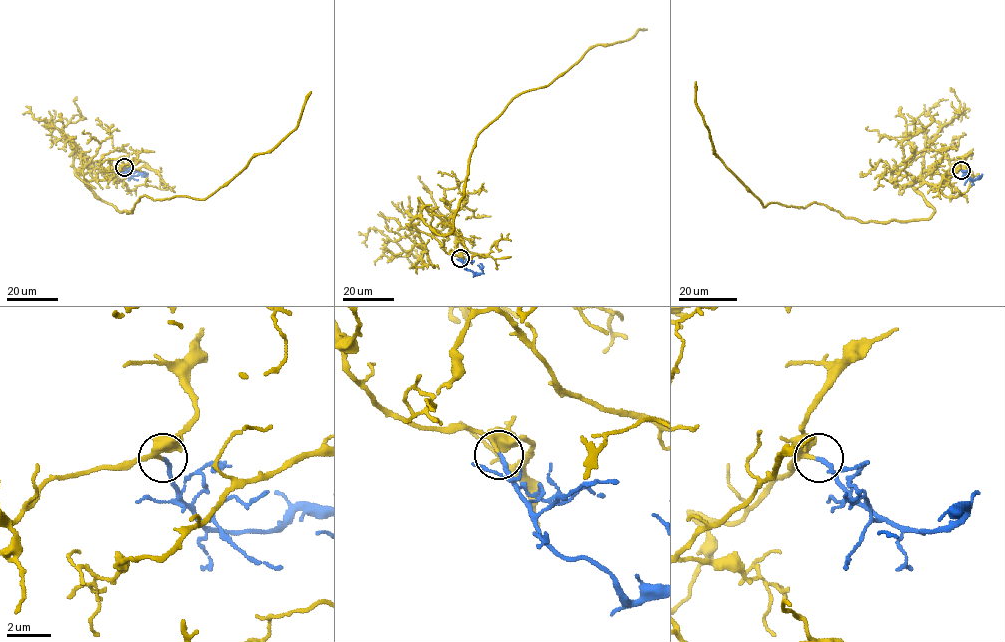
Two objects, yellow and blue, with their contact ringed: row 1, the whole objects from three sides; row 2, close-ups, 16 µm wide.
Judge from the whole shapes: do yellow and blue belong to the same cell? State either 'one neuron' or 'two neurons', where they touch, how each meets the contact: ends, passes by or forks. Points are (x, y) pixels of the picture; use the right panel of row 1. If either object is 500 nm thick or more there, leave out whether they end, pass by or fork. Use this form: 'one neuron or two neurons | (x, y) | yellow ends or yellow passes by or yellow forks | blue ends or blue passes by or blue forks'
one neuron | (961, 170) | yellow passes by | blue ends

